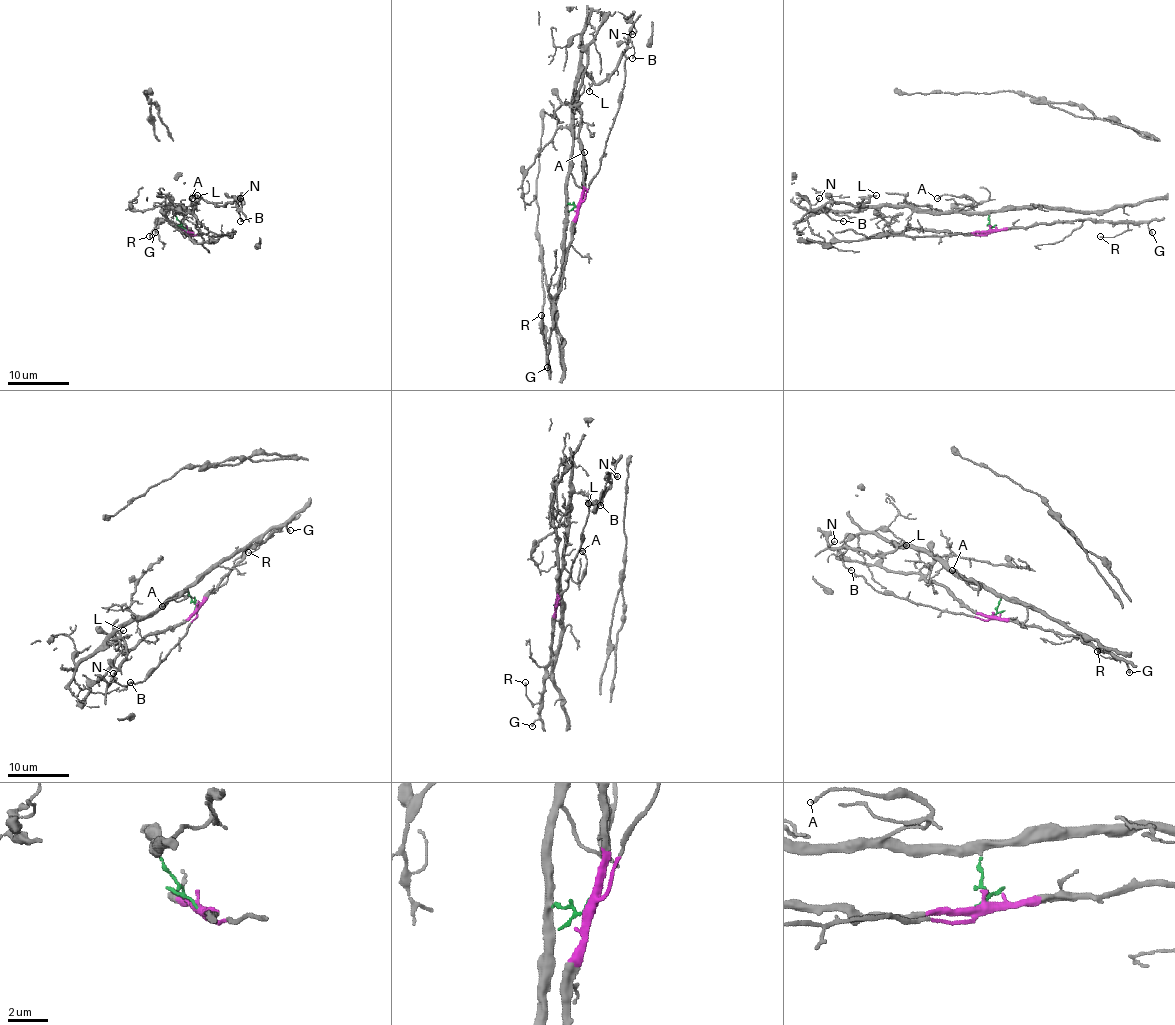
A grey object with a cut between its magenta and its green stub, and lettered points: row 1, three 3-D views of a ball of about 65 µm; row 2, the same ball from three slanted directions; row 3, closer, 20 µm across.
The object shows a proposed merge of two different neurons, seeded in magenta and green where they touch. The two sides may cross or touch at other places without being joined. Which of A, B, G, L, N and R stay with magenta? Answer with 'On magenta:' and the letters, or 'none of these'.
On magenta: G, R

